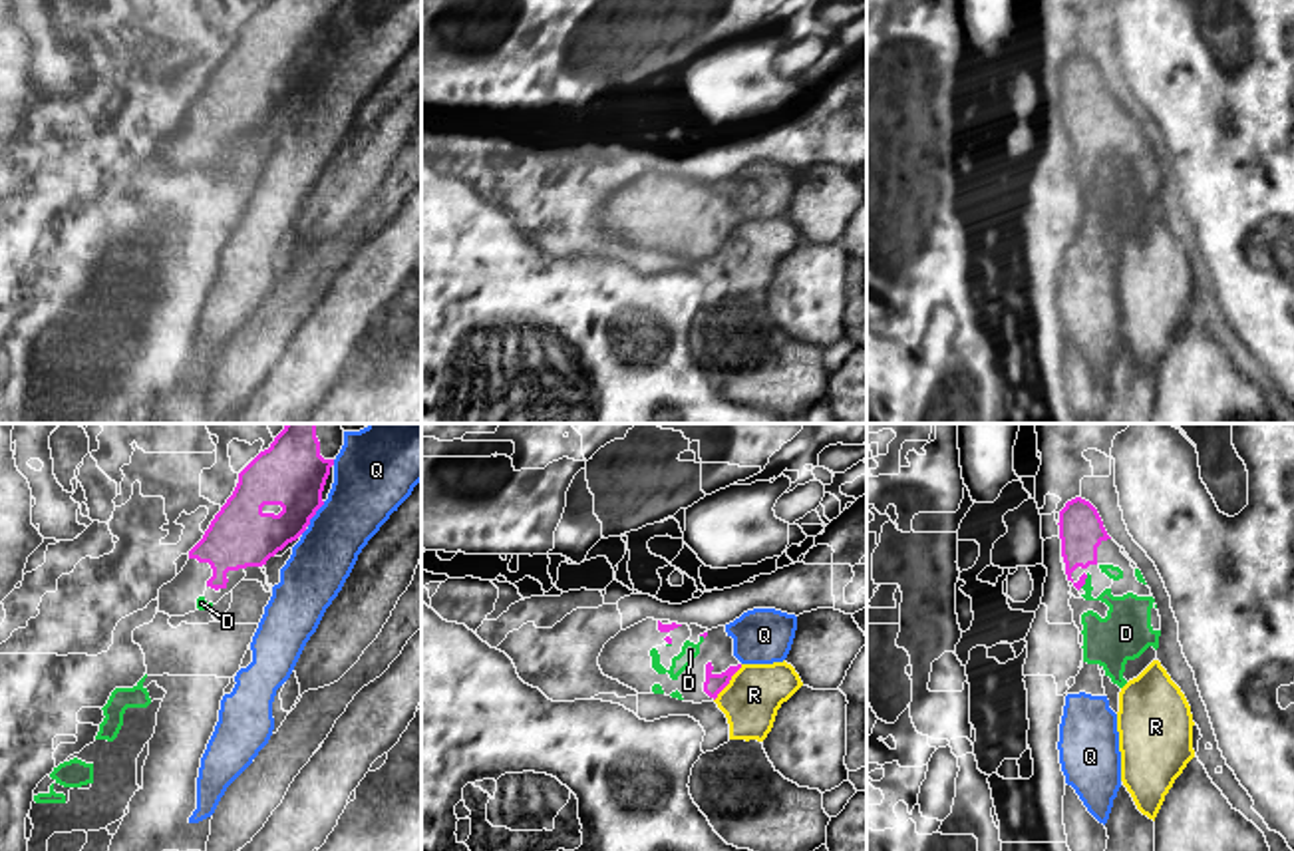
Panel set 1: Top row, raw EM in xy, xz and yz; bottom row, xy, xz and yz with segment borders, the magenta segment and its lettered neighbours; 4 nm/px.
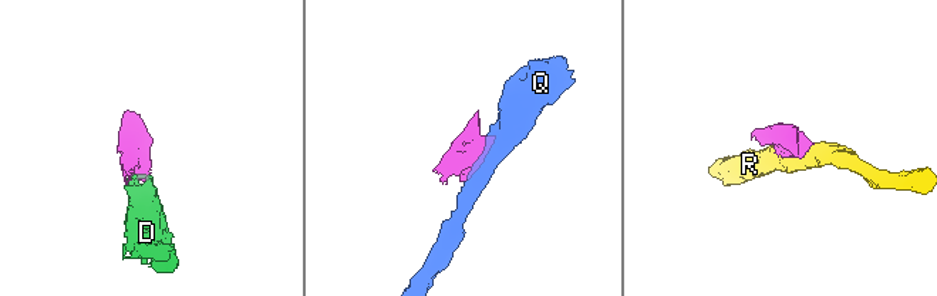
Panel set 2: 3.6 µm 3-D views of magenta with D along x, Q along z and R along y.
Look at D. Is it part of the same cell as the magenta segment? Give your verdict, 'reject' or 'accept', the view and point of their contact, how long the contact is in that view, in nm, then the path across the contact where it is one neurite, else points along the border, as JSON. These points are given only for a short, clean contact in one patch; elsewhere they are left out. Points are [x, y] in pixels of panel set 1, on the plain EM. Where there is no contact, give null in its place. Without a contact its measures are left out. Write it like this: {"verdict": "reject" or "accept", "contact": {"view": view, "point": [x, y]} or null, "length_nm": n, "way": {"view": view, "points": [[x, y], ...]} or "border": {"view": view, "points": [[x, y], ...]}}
{"verdict": "accept", "contact": {"view": "yz", "point": [1084, 136]}, "length_nm": 70}

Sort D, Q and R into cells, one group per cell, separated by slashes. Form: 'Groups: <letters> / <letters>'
Groups: D / Q / R

